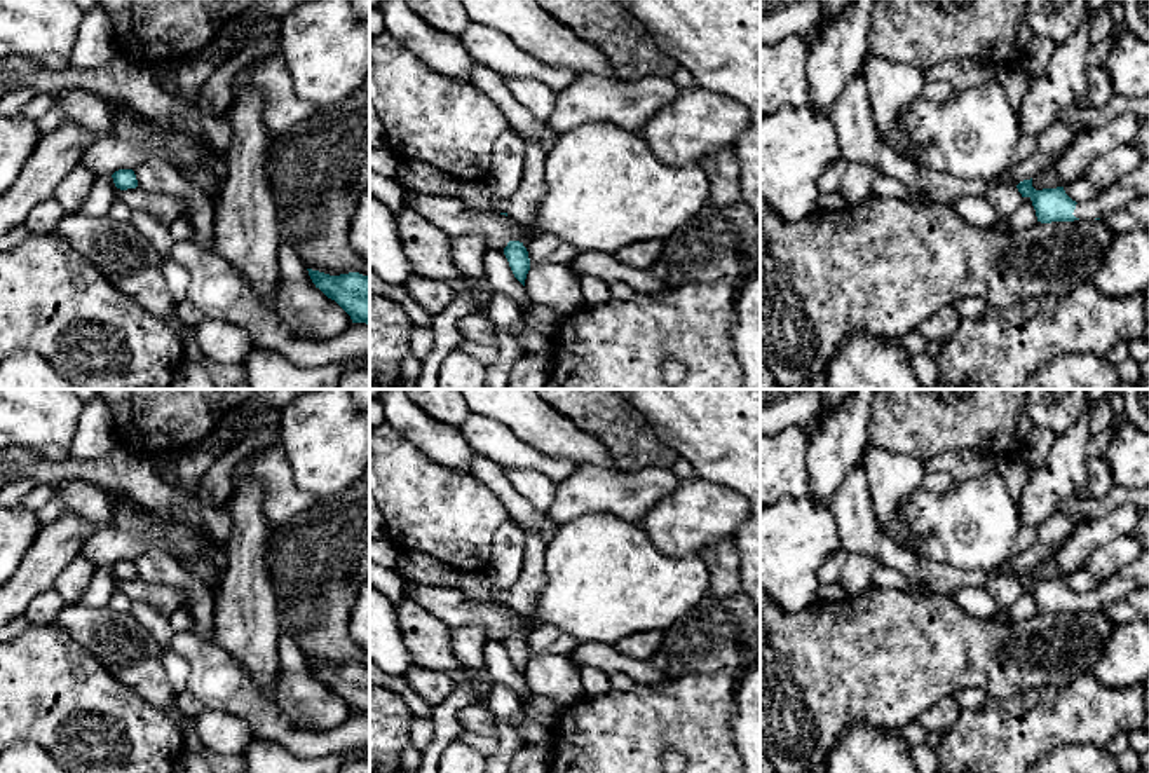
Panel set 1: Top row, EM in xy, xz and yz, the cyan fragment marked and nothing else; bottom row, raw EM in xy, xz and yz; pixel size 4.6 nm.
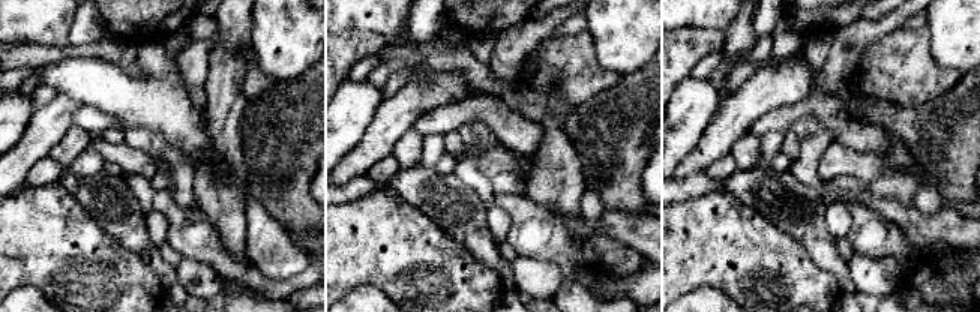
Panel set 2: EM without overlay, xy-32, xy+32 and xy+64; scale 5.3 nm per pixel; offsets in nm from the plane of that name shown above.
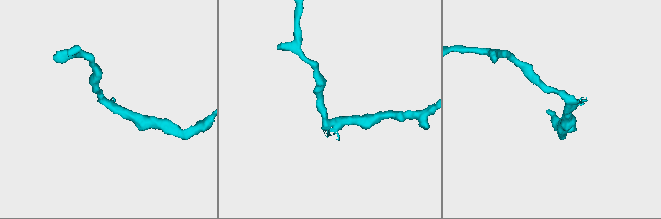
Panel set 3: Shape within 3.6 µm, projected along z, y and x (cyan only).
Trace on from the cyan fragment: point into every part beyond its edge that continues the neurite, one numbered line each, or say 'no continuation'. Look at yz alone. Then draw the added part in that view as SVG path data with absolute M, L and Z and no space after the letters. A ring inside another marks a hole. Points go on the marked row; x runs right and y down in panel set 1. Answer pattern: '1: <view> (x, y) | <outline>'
1: yz (1132, 185) | M1142 161L1135 169L1118 178L1111 187L1083 204L1076 204L1074 216L1079 220L1102 218L1118 211L1135 199L1149 195L1149 161Z

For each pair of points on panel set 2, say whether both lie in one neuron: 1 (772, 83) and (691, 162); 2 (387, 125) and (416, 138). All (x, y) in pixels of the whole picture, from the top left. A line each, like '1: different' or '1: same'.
1: same
2: different

